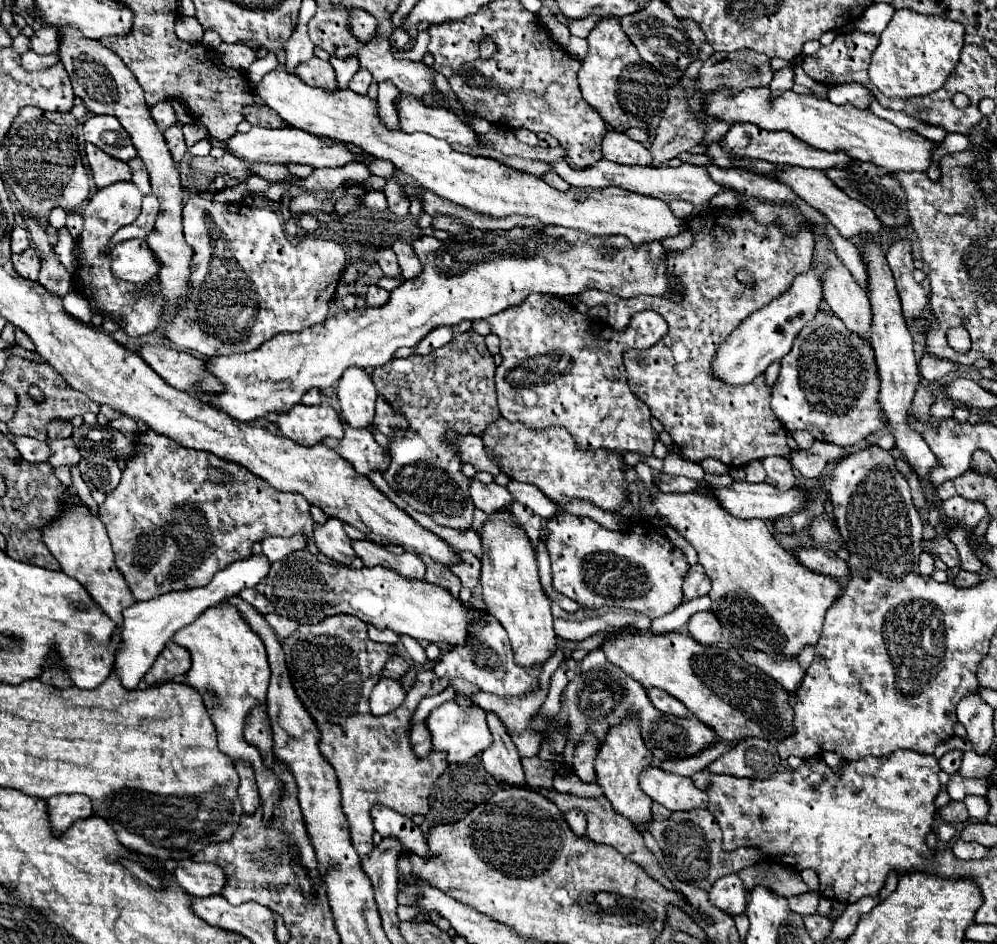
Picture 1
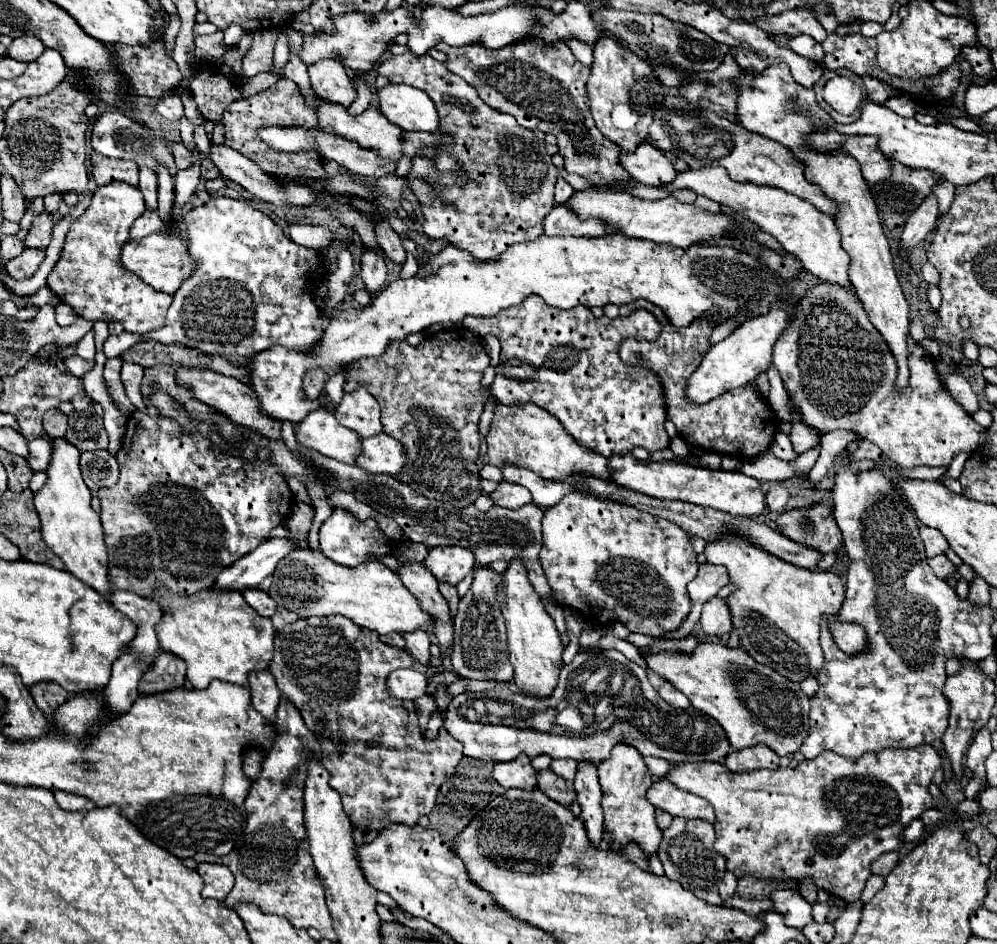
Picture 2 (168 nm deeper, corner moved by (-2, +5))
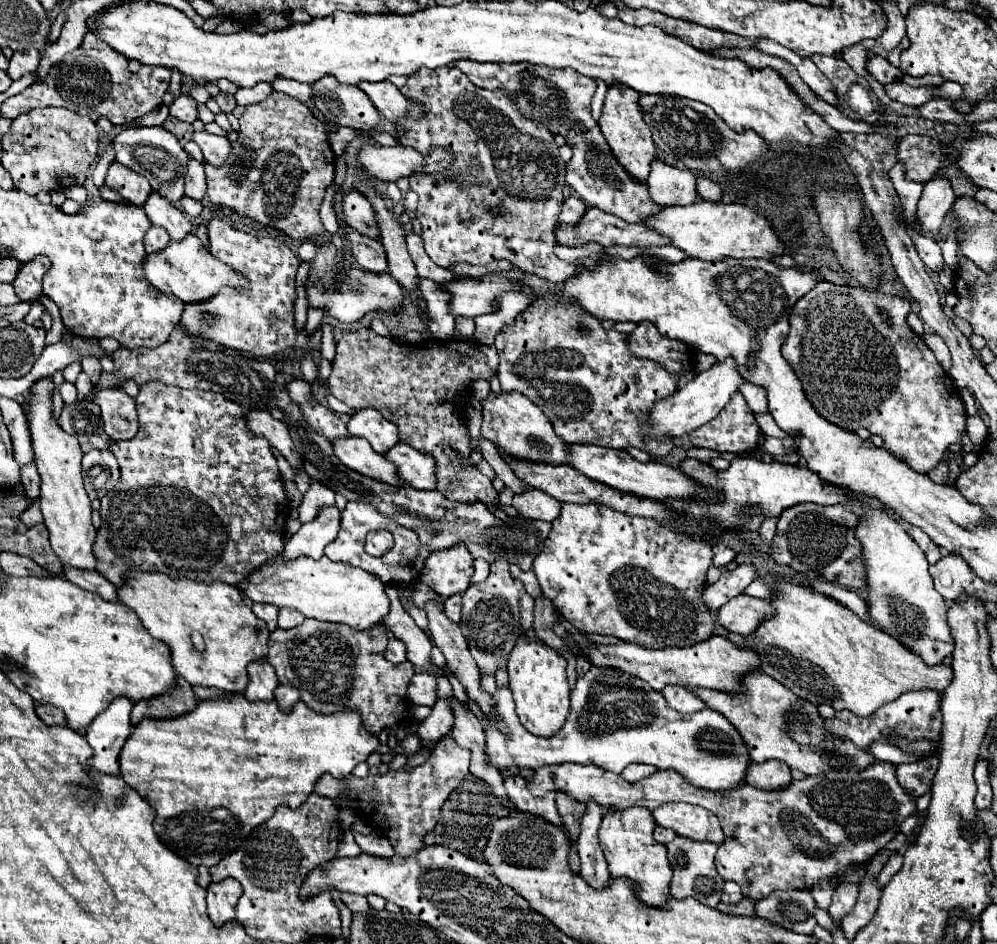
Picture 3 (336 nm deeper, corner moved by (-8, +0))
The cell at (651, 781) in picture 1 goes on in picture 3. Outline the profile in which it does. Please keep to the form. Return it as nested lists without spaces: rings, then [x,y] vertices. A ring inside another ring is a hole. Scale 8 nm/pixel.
[[[668,803],[652,811],[654,819],[662,827],[674,829],[682,837],[690,837],[696,841],[714,841],[722,843],[724,833],[718,823],[718,817],[704,807],[690,803]]]

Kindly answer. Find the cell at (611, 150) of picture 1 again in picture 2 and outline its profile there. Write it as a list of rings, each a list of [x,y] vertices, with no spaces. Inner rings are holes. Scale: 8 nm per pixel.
[[[648,142],[640,144],[634,154],[622,154],[620,162],[630,176],[644,186],[660,188],[672,184],[676,178],[674,164]]]

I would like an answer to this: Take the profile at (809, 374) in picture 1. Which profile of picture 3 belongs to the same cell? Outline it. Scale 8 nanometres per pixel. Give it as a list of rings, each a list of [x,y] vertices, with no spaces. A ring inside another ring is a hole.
[[[820,281],[812,291],[798,299],[792,309],[790,333],[782,345],[782,357],[794,369],[804,387],[806,399],[818,415],[846,431],[866,427],[872,435],[884,439],[884,447],[892,455],[904,459],[914,471],[928,473],[944,461],[944,453],[950,445],[960,443],[960,437],[966,431],[966,409],[960,391],[954,389],[954,383],[940,367],[934,353],[924,339],[920,343],[920,335],[908,327],[908,313],[910,303],[902,297]],[[880,309],[888,311],[892,325],[880,319]]]

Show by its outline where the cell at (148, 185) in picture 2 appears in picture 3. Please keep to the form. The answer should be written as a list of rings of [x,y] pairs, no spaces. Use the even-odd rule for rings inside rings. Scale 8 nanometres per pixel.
[[[158,191],[150,193],[148,201],[144,203],[144,211],[154,225],[164,227],[176,241],[180,241],[192,229],[192,223],[186,219],[186,215],[178,207],[174,207],[168,199],[164,199]]]

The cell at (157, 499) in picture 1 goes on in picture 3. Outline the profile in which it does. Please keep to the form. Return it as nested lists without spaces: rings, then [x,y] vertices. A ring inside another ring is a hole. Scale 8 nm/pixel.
[[[146,383],[146,387],[140,387],[140,393],[136,397],[138,405],[138,417],[140,417],[140,429],[134,439],[126,441],[114,441],[108,443],[108,449],[116,455],[120,465],[120,481],[116,483],[114,491],[104,495],[100,499],[100,515],[102,515],[102,527],[98,529],[98,537],[94,543],[94,555],[98,557],[96,571],[110,579],[116,587],[126,585],[126,577],[130,571],[146,571],[146,573],[164,573],[174,579],[192,579],[202,583],[214,583],[222,581],[228,585],[240,585],[242,577],[250,575],[250,571],[262,567],[266,561],[274,559],[278,553],[282,553],[284,547],[284,527],[290,515],[290,503],[284,493],[284,483],[280,479],[278,461],[272,453],[270,443],[264,437],[254,435],[246,429],[244,423],[244,409],[236,405],[234,401],[228,401],[222,395],[214,395],[212,391],[186,391],[182,387],[162,387],[162,383]]]

